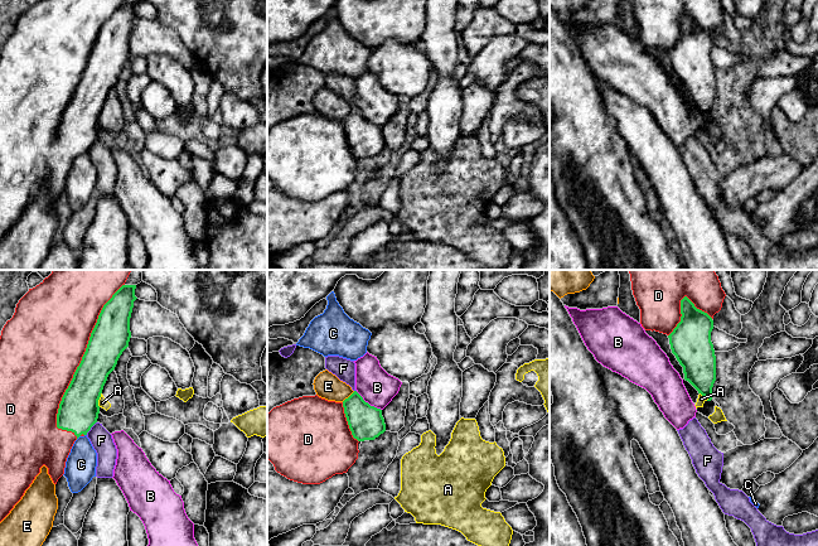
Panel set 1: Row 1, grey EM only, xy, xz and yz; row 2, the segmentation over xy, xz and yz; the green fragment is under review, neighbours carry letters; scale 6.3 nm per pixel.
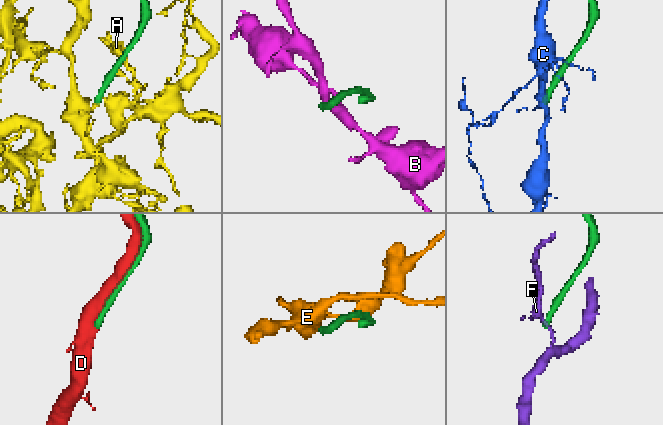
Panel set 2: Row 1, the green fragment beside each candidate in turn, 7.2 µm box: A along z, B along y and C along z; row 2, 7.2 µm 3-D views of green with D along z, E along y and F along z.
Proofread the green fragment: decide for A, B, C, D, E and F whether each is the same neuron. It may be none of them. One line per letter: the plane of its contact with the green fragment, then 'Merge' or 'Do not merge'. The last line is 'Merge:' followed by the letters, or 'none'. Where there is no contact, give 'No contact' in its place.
A: Touches green in xy. Do not merge
B: Touches green in xz. Do not merge
C: Touches green in xy. Do not merge
D: Touches green in xy. Merge
E: Touches green in xz. Do not merge
F: Touches green in xy. Do not merge
Merge: D

